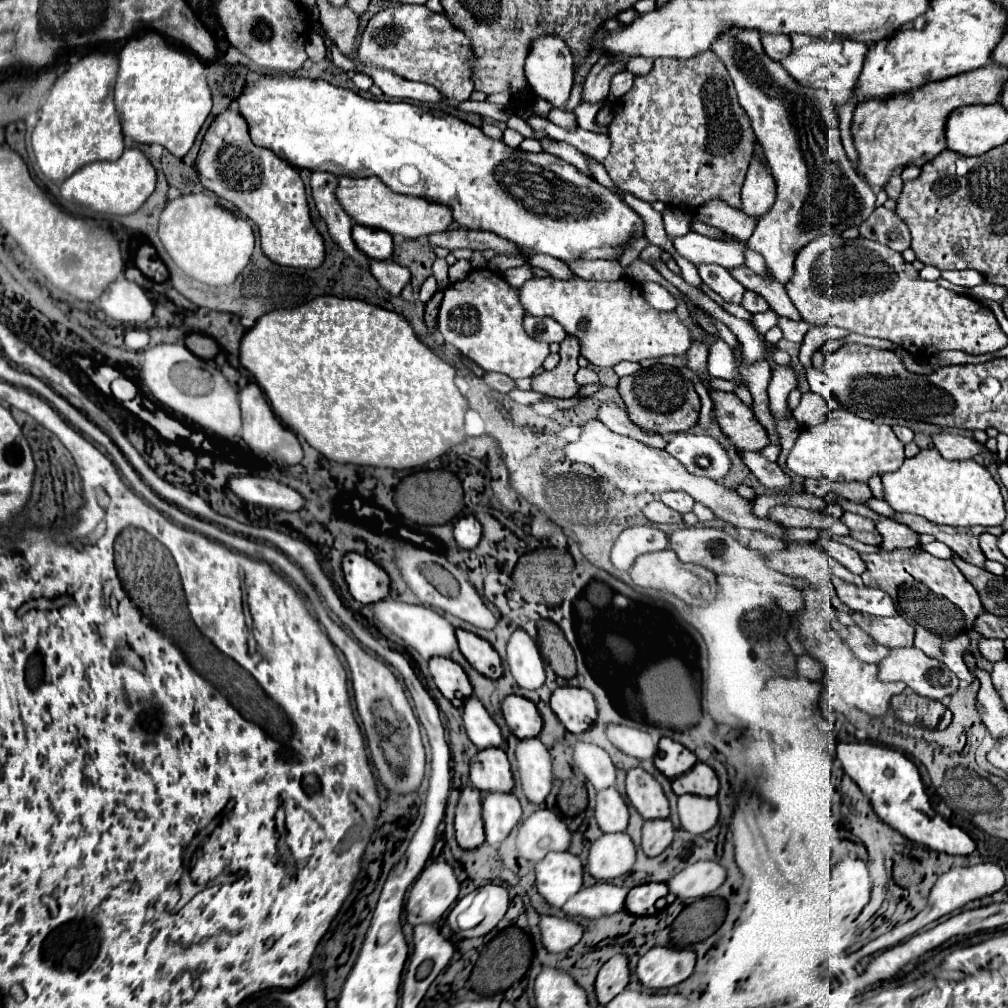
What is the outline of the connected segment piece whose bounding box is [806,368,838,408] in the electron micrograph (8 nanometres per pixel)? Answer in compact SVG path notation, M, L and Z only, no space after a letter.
M808 368L808 370L806 370L806 378L808 378L810 390L812 390L814 394L820 394L822 398L826 398L830 408L836 408L836 406L838 406L838 404L836 404L836 396L834 396L834 392L832 392L832 388L830 388L828 378L824 376L824 372L820 372L820 370L816 370L816 368Z

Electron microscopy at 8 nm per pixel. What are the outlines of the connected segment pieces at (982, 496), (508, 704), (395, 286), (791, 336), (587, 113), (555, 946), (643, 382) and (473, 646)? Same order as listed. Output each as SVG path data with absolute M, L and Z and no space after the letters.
M934 448L920 450L918 456L906 458L900 470L884 474L884 496L896 512L924 516L934 524L946 526L1000 526L1006 518L1000 486L992 474L976 460L948 462Z
M508 696L504 700L504 718L510 726L510 730L520 738L536 738L542 730L542 716L534 702L522 698L522 696Z
M370 260L370 272L394 296L400 296L402 288L410 282L410 270L394 260Z
M779 317L778 326L785 339L796 343L801 343L806 332L812 327L804 320L793 321L784 317Z
M588 102L580 104L580 106L574 110L578 126L580 126L582 130L588 130L588 132L608 134L608 130L606 130L606 128L600 128L600 126L596 124L596 114L598 114L598 110L600 110L600 108L602 108L602 104L588 104Z
M542 916L540 928L542 928L542 944L552 954L574 948L584 934L580 924L568 918L556 918L556 916Z
M656 364L650 368L640 368L636 374L620 378L618 392L626 404L630 420L646 432L656 432L656 434L686 432L698 422L700 398L694 390L692 380L674 366Z
M456 630L456 638L458 638L460 652L480 674L484 674L486 678L494 678L494 680L498 680L498 676L504 674L500 656L492 648L490 642L466 630Z

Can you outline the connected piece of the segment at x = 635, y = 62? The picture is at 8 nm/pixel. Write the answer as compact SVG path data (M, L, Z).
M630 58L626 64L626 70L630 70L636 76L646 76L652 70L652 60L648 58Z

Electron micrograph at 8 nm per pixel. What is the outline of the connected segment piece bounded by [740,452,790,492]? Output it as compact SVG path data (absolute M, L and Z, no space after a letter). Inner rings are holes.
M740 452L740 458L766 488L782 492L790 486L790 478L780 470L780 466L776 462L766 460L760 452Z

